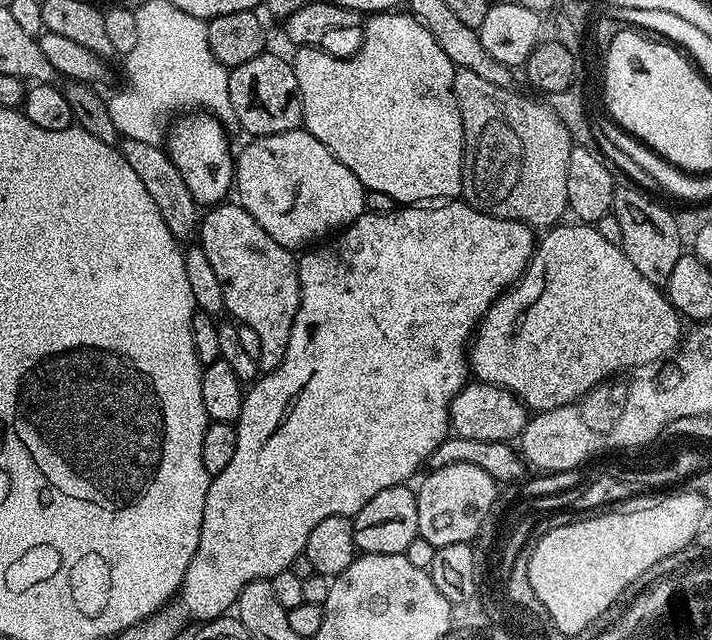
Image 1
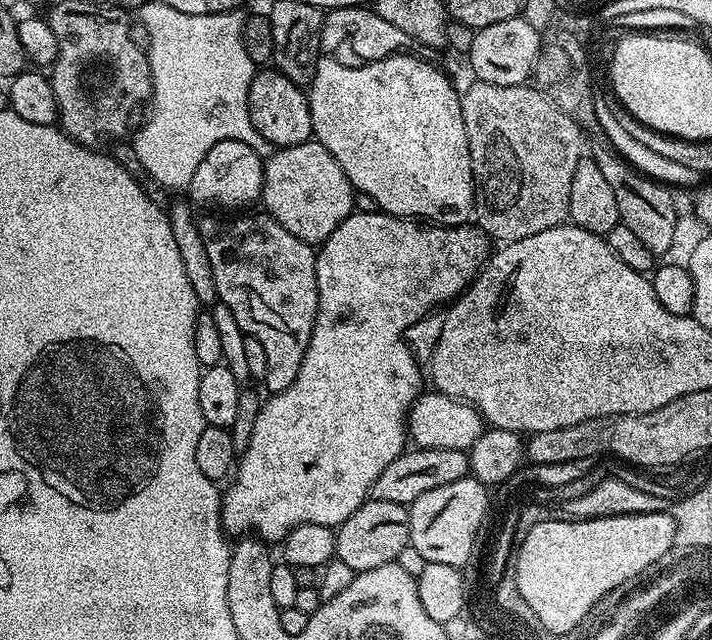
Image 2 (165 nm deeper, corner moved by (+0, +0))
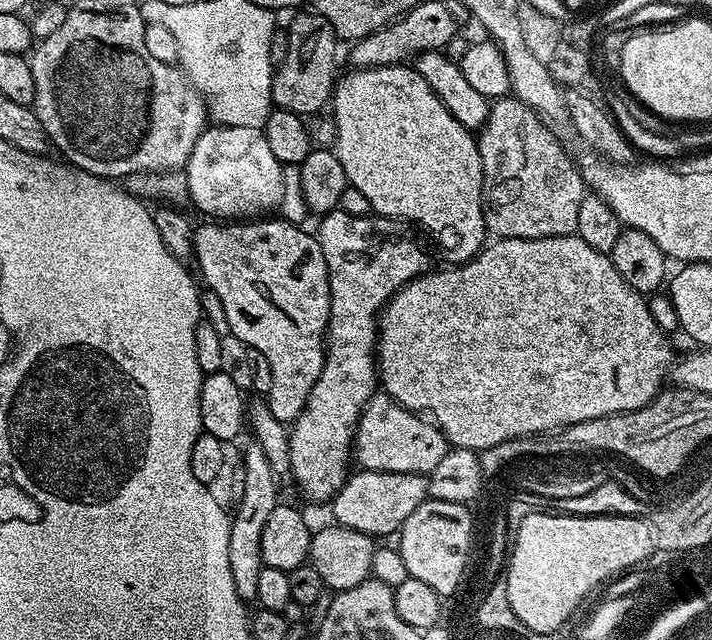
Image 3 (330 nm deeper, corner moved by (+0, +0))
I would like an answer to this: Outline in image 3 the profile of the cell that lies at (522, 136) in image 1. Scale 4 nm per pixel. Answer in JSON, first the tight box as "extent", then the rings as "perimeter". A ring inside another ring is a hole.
{"extent":[478,94,586,240],"perimeter":[[[509,94],[491,101],[486,122],[478,132],[478,143],[484,171],[484,227],[493,237],[509,240],[571,236],[575,233],[586,185],[577,161],[568,157],[567,150],[551,131],[555,132],[533,108],[515,96]]]}

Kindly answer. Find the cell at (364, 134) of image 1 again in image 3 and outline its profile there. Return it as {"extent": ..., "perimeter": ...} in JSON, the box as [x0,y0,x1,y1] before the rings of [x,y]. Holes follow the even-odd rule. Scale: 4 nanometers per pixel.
{"extent":[330,64,486,264],"perimeter":[[[391,64],[389,68],[361,68],[349,71],[349,76],[341,75],[333,91],[330,101],[330,113],[336,119],[336,145],[334,151],[342,162],[342,170],[346,170],[346,178],[349,185],[360,190],[367,201],[370,202],[372,212],[378,216],[395,218],[397,221],[413,220],[416,224],[421,224],[430,235],[436,239],[438,247],[444,251],[445,261],[464,264],[471,260],[473,256],[479,254],[480,249],[485,247],[486,229],[484,227],[484,171],[482,170],[482,158],[480,157],[480,146],[477,137],[469,129],[464,128],[453,118],[450,110],[442,106],[440,99],[430,90],[430,86],[425,82],[415,67]]]}

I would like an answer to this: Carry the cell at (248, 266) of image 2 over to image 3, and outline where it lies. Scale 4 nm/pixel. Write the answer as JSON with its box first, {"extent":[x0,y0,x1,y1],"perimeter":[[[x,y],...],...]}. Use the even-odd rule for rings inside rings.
{"extent":[193,218,330,425],"perimeter":[[[253,218],[247,222],[204,222],[196,224],[193,231],[193,250],[195,252],[194,264],[200,267],[204,280],[209,289],[222,300],[223,309],[226,310],[227,321],[230,324],[232,336],[241,340],[241,345],[258,350],[258,354],[266,354],[266,362],[270,362],[270,390],[266,394],[266,401],[274,418],[285,425],[291,425],[300,415],[310,398],[310,390],[314,390],[314,382],[324,369],[324,354],[326,351],[326,333],[328,319],[330,318],[330,282],[328,281],[328,267],[326,258],[322,254],[322,246],[315,235],[312,236],[304,228],[291,224],[288,220],[268,220],[272,218]]]}

